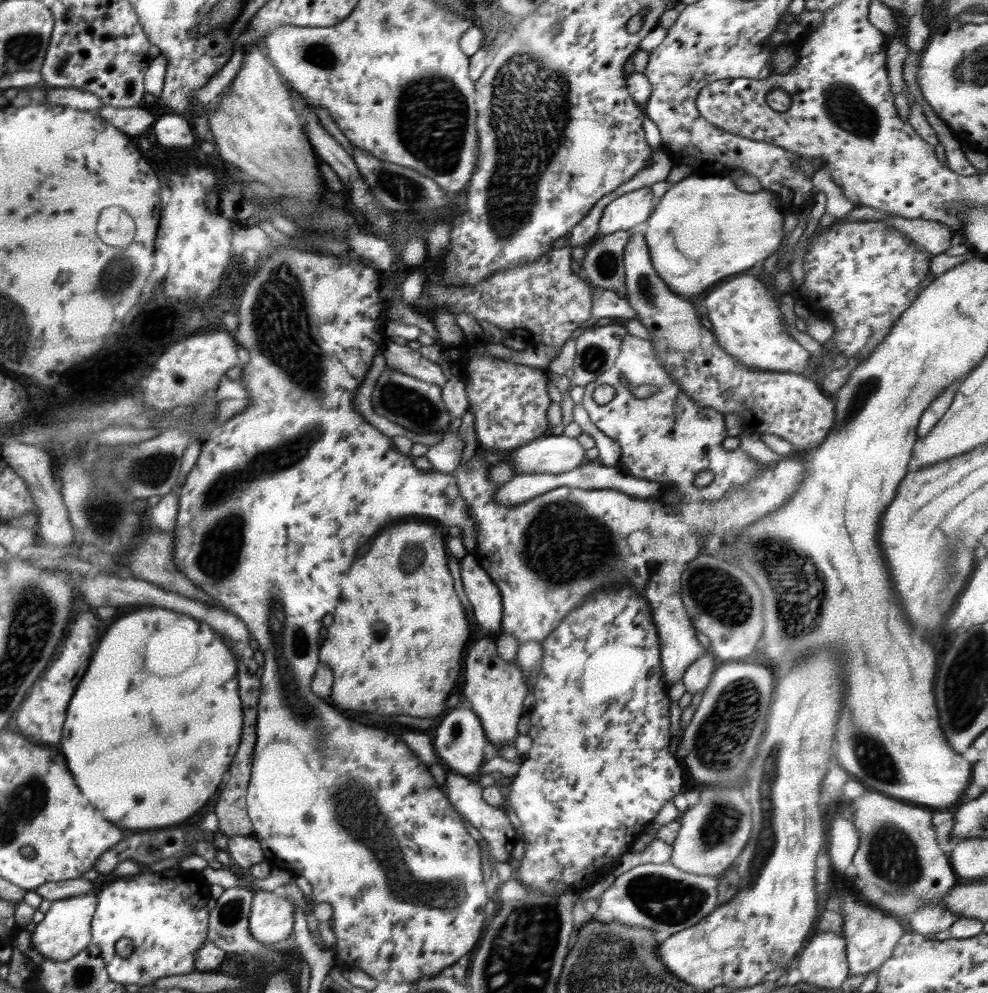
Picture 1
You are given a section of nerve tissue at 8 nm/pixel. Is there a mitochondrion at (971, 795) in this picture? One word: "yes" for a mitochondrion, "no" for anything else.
no

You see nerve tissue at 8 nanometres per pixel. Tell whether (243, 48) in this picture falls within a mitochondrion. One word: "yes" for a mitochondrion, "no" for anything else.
no

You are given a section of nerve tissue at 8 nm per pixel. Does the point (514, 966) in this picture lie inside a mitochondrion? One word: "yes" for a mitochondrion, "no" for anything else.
yes

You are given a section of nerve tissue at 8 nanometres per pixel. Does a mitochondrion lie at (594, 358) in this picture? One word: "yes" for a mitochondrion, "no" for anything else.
yes

